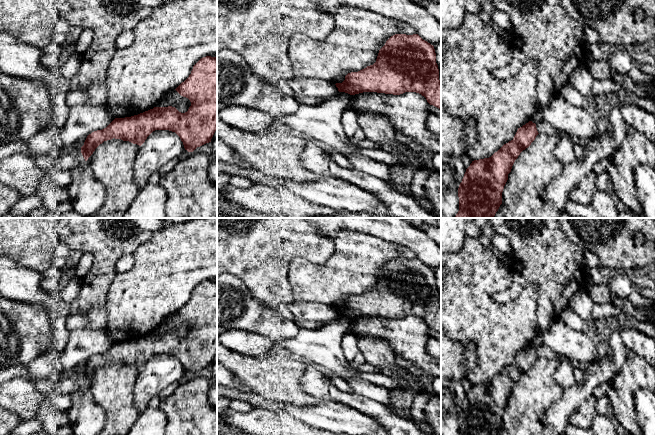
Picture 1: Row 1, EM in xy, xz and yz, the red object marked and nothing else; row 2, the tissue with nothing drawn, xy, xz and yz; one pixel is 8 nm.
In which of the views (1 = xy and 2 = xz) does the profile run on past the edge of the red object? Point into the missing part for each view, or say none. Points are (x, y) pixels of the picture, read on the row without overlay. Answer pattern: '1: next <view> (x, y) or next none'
1: next none
2: next none

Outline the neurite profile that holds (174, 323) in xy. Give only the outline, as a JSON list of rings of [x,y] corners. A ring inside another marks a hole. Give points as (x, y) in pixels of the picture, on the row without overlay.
[[[176,314],[171,315],[163,322],[156,331],[175,331],[179,336],[185,337],[191,330],[188,322],[181,320]]]

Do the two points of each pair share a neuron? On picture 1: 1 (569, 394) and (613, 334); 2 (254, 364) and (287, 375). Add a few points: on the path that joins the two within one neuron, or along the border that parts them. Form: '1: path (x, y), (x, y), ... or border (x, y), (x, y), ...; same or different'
1: path (586, 386), (614, 359), (614, 351); same
2: path (262, 372), (265, 375), (279, 375); same

